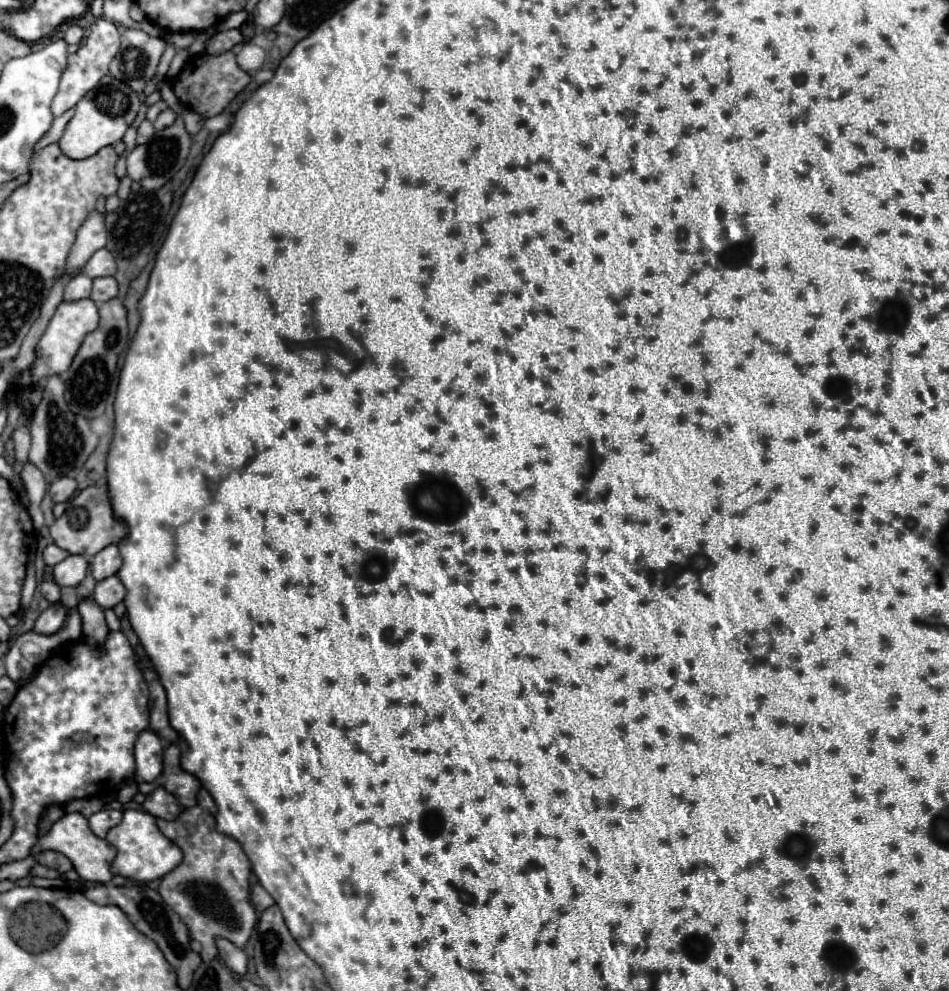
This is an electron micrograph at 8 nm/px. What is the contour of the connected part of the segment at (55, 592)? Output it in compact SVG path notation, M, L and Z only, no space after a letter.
M41 582L39 590L49 602L59 602L61 600L61 592L59 592L59 586L55 582Z

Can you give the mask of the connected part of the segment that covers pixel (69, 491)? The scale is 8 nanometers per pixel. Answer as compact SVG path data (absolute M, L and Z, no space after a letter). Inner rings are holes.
M67 476L55 480L49 486L49 494L51 494L53 502L67 502L75 490L77 490L77 482L73 478L67 478Z

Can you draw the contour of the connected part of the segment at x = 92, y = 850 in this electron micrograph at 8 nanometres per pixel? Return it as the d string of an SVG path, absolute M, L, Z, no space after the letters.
M67 814L59 822L55 822L53 828L43 838L37 840L37 844L33 848L33 854L45 852L45 850L57 850L57 852L65 854L73 862L77 874L83 880L87 880L87 882L105 884L105 882L109 882L113 878L113 874L111 874L111 862L115 860L117 850L107 840L101 840L99 836L93 836L87 818L81 816L81 814Z

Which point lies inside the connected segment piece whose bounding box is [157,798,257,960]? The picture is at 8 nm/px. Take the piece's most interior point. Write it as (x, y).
(210, 889)

